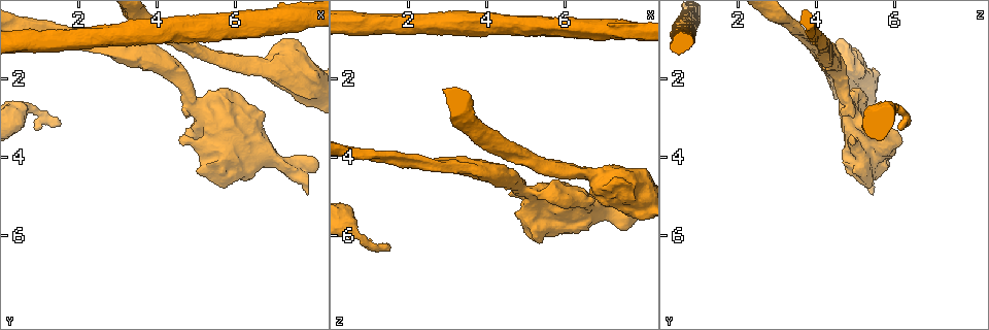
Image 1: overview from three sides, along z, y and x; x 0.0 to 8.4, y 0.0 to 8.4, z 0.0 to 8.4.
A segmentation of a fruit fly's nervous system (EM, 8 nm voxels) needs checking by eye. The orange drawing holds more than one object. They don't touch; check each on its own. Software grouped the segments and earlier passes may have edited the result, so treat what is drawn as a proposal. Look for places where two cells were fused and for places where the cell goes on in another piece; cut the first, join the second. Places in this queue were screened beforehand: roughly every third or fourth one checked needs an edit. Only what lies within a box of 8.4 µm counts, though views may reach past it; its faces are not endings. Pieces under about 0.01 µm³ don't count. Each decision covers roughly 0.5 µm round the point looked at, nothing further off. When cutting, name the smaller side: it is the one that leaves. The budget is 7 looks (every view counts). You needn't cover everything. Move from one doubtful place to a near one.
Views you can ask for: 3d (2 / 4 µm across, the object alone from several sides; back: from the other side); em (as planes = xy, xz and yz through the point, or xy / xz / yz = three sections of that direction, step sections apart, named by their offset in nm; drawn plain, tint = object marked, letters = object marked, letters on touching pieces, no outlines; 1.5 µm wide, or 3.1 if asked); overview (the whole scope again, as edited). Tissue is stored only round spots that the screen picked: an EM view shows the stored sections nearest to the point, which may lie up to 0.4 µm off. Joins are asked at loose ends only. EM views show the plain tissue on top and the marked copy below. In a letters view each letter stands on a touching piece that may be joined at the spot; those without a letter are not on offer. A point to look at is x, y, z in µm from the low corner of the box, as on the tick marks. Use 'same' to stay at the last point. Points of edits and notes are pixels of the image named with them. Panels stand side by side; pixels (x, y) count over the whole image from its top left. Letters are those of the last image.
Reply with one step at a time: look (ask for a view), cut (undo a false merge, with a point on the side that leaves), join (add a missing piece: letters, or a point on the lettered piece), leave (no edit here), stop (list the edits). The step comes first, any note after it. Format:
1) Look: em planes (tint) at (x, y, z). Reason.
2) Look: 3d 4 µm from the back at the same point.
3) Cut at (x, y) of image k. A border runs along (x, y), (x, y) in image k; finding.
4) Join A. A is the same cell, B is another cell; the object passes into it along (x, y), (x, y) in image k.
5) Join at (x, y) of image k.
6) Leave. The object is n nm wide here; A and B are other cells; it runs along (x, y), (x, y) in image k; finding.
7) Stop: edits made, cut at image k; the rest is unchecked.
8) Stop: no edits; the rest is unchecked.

Look: 3d 2 µm at (4.65, 3.45, 4.80). An open end.

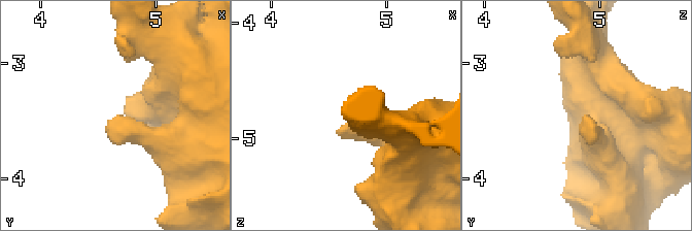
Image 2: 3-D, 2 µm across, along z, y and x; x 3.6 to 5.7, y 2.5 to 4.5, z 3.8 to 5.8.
Look: em planes (letters) at (4.64, 3.50, 4.86).

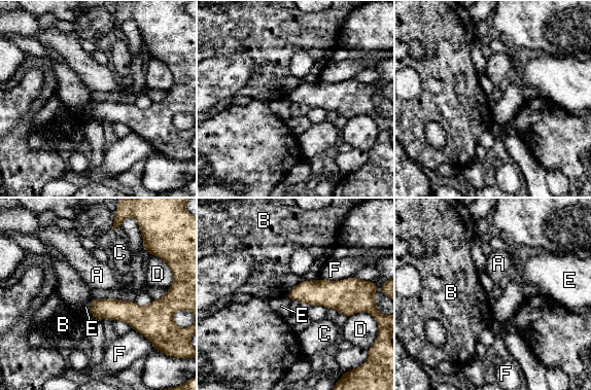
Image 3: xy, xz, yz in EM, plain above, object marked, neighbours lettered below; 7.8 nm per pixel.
Leave. The object is 160 nm wide here; A, B, C, D, E and F are other cells; no lettered piece goes on from it.

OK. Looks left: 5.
Look: 3d 2 µm at (1.50, 3.25, 6.25).

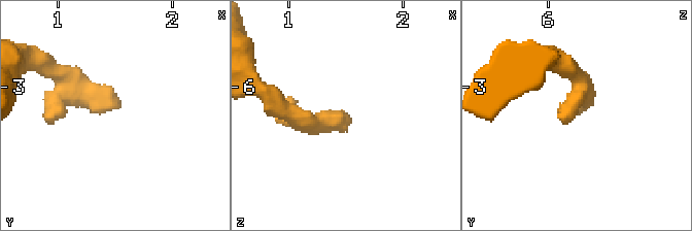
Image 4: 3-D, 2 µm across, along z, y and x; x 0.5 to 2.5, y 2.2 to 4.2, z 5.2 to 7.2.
Look: em yz step 4 (letters) at (1.52, 3.18, 6.26). Shape alone is not enough.

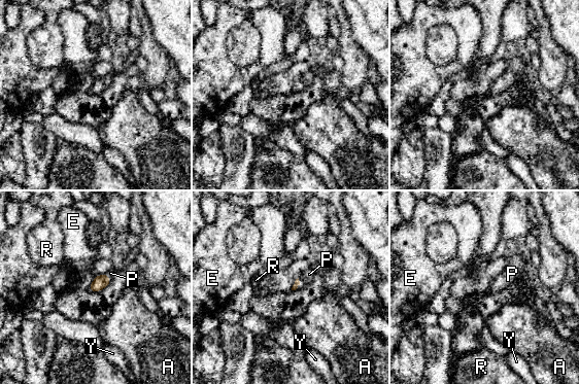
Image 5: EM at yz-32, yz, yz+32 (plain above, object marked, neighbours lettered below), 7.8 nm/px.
Look: em planes (letters) at the same point. Cut it another way.

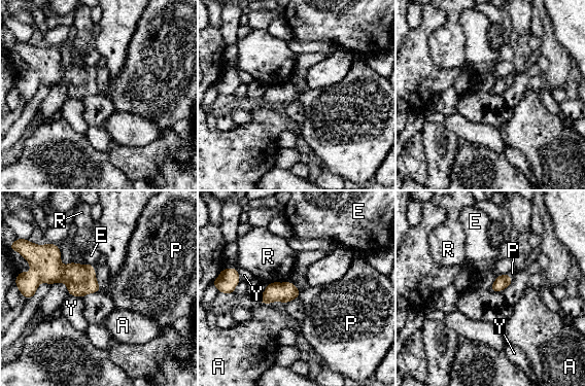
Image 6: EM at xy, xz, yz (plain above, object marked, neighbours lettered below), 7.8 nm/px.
Join P. P is the same cell, A, E, R and Y are other cells; it goes on there.

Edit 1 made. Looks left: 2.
Look: overview.

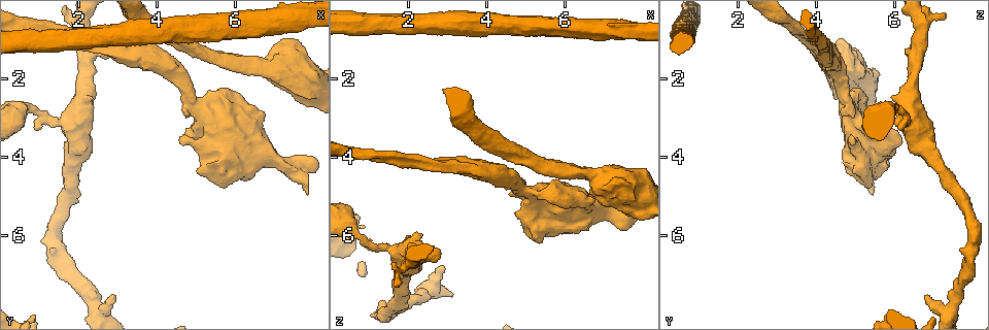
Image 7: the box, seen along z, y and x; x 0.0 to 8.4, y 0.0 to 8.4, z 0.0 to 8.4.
Look: em 3.1 µm planes (letters) at (7.85, 4.90, 5.45). Free end.

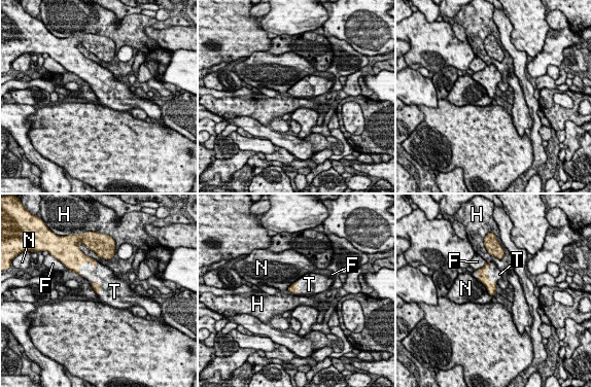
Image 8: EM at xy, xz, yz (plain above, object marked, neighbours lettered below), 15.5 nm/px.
Join T. The longest contact is with T, 340 nm; T is the same cell, F, H and N are other cells; the object passes into it along (72, 257), (87, 261), (87, 269) in image 8; it goes on there.

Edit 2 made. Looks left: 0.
Stop: edits made, join at image 6, join at image 8; the rest is unchecked.

